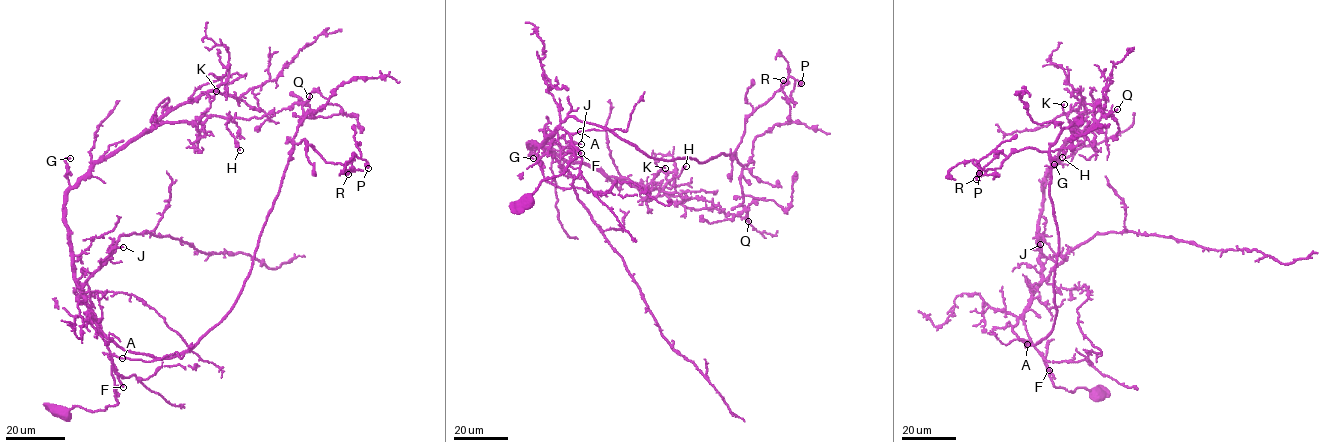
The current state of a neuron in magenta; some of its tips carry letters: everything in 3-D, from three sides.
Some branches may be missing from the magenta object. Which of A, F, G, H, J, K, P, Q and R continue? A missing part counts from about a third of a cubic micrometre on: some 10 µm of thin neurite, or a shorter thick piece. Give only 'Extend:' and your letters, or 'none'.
Extend: F, J

